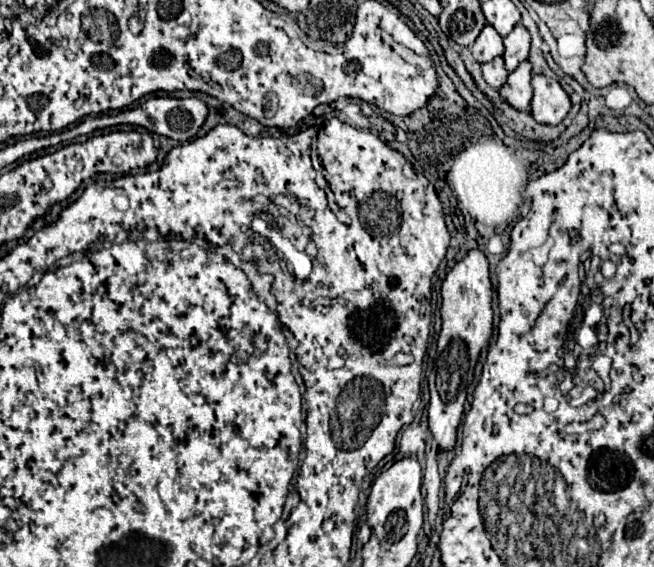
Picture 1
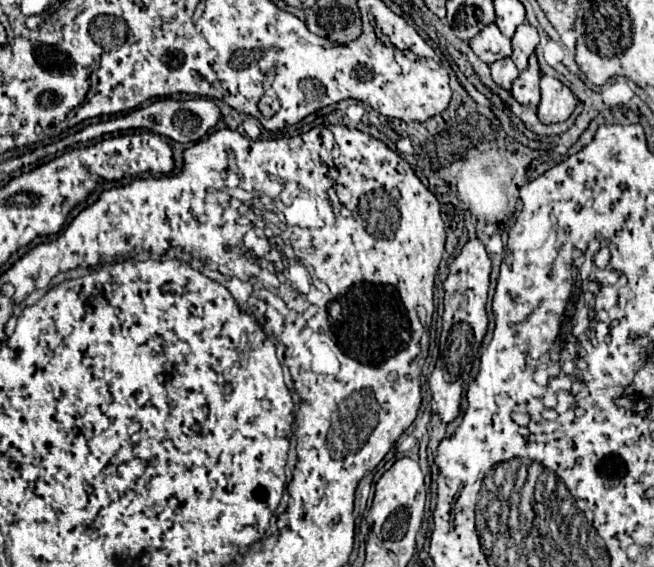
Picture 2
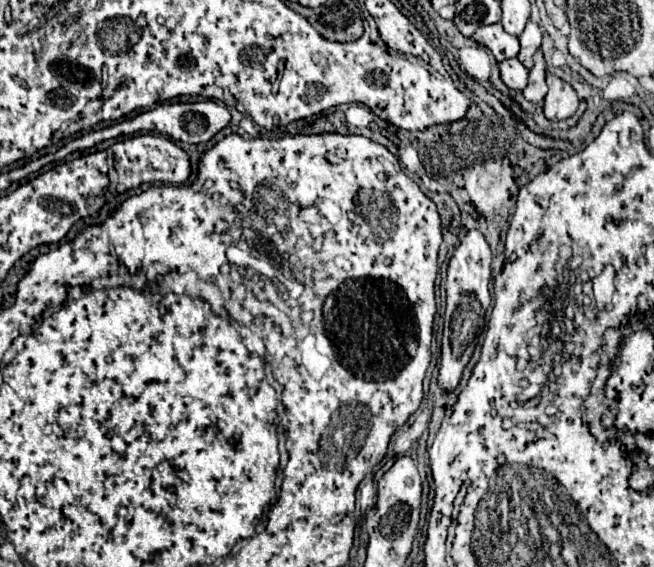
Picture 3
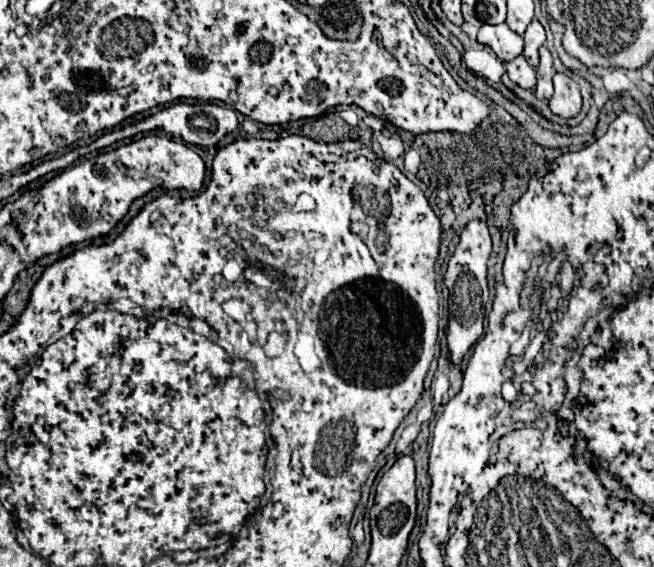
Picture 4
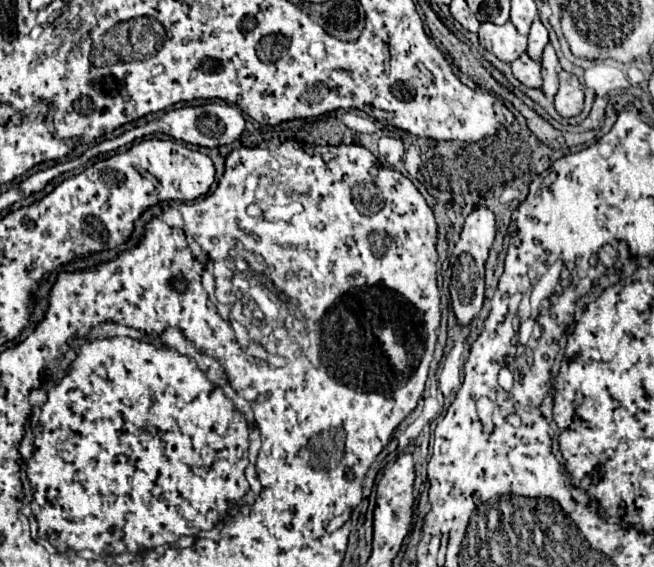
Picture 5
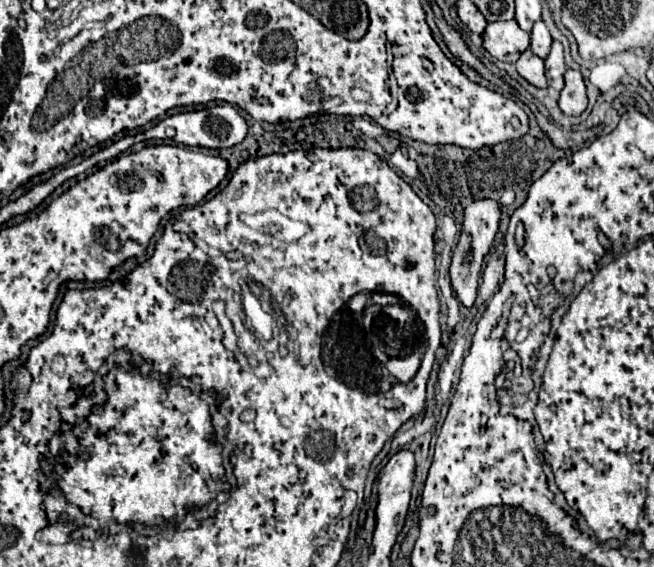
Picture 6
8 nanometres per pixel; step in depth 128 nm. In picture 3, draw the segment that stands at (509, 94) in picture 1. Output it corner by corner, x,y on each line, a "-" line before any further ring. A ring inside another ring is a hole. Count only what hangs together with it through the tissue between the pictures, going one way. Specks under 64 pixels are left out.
538,50
534,54
534,66
528,74
528,86
522,90
524,98
528,102
534,102
534,104
542,104
546,92
548,92
548,86
546,86
546,80
544,80
544,74
546,74
546,62
544,62
544,56
542,52

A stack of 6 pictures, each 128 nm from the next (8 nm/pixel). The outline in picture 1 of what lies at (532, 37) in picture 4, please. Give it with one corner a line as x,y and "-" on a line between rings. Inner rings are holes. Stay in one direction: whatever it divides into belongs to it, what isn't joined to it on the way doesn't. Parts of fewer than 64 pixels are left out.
514,26
514,30
504,38
504,66
512,72
522,60
528,58
530,50
530,34
524,26

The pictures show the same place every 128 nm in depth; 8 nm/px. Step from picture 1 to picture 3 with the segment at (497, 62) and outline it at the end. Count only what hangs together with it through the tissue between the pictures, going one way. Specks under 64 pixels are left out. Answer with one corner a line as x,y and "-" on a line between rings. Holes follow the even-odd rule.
516,58
500,62
498,68
500,68
500,78
508,88
512,88
512,90
524,90
526,88
528,70

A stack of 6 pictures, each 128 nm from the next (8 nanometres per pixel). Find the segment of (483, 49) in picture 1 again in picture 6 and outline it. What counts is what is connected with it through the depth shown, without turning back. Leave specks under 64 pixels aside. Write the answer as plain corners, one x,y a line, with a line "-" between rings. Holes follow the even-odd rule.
516,20
488,24
482,40
484,48
502,62
516,62
520,54
530,46
530,34
524,32

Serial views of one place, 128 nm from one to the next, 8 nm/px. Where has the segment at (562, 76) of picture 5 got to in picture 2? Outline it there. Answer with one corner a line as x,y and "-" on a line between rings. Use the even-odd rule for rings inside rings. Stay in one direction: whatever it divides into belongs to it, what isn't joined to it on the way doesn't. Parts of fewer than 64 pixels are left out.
542,76
540,78
540,104
538,104
538,118
544,124
564,122
576,108
578,100
570,92
568,86
564,86
554,76

